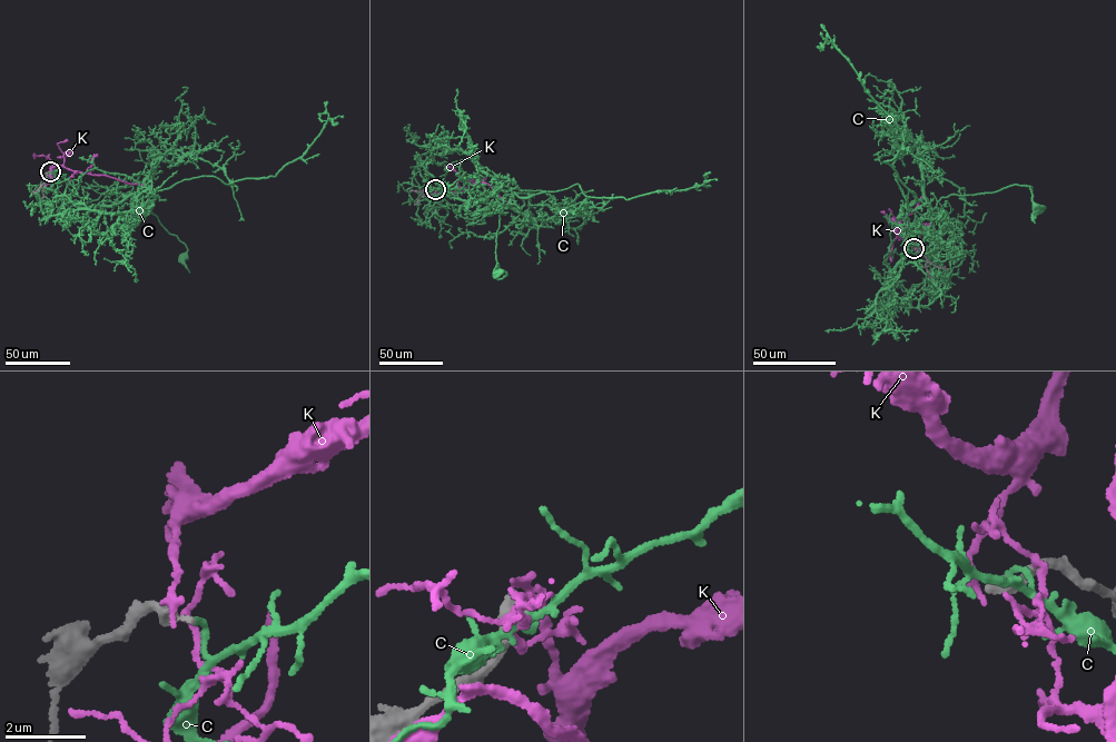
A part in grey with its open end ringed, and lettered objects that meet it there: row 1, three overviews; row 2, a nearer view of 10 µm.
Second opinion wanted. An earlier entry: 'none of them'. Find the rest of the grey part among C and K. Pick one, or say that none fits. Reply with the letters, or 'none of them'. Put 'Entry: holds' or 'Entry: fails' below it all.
none of them
Entry: holds

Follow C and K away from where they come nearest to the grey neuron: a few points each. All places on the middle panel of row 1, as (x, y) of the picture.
C: (436, 190), (435, 196), (427, 199), (441, 194), (497, 207), (495, 277), (499, 279), (506, 275), (496, 273)
K: (435, 189), (448, 189), (457, 181), (475, 179), (512, 204)

